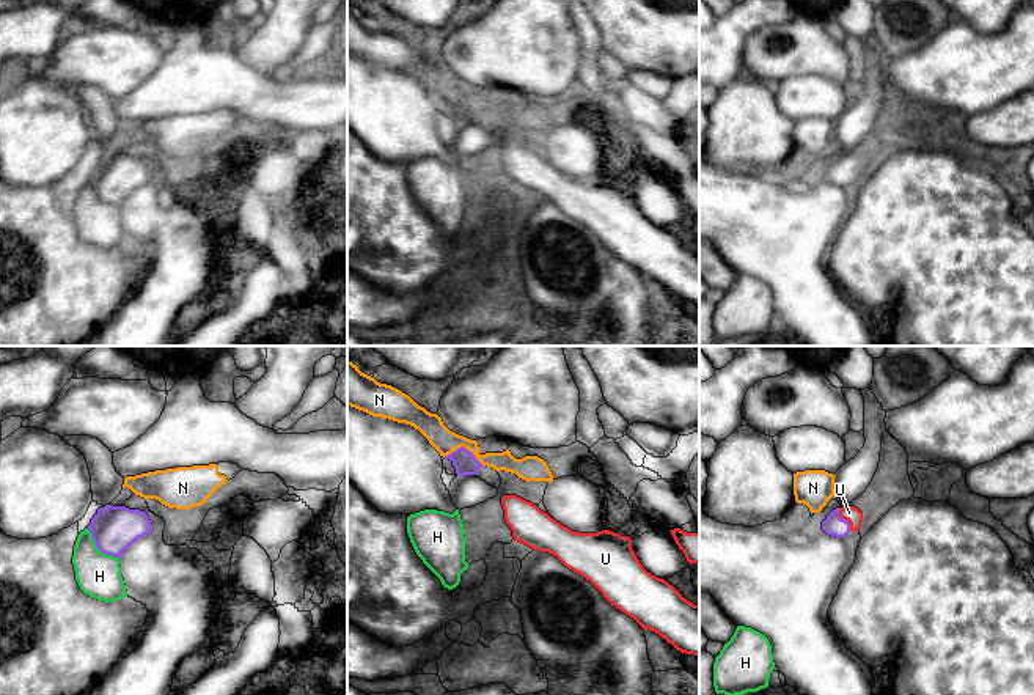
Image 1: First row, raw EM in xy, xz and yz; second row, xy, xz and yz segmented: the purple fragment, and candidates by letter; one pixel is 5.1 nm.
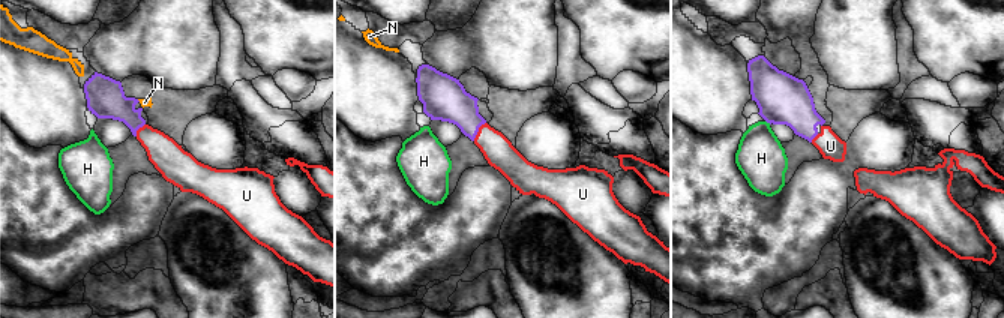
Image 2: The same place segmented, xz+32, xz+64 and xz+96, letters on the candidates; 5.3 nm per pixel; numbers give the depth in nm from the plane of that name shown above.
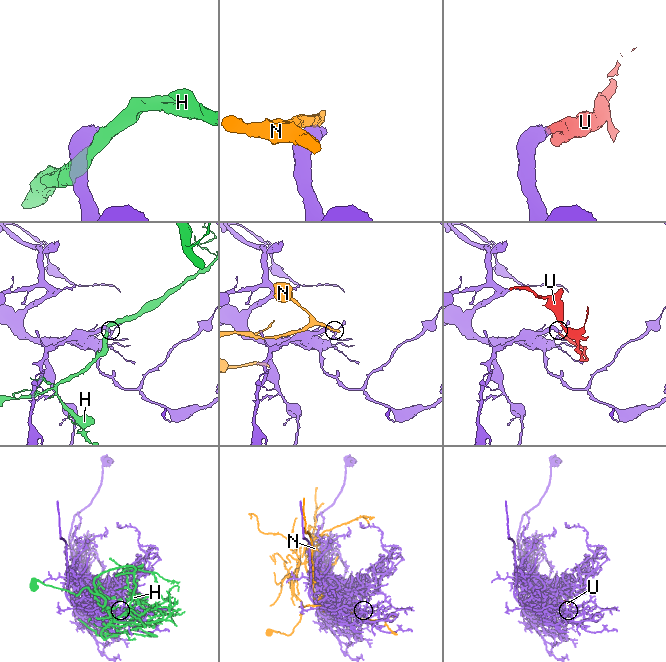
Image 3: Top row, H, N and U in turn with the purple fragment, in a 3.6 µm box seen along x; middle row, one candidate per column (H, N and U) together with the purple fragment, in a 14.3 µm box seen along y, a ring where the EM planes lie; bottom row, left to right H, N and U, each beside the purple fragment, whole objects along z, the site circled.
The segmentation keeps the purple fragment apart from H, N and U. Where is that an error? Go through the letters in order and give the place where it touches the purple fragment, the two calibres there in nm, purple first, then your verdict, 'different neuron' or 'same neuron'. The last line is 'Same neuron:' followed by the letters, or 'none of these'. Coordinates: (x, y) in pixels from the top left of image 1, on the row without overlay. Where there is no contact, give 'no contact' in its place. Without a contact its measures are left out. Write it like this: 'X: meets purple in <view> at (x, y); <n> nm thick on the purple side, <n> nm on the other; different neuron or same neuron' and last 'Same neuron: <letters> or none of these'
H: meets purple in xy at (99, 197); 240 nm thick on the purple side, 220 nm on the other; different neuron
N: meets purple in xz at (462, 95); 120 nm thick on the purple side, 120 nm on the other; different neuron
U: meets purple in yz at (844, 167); 100 nm thick on the purple side, 80 nm on the other; same neuron
Same neuron: U

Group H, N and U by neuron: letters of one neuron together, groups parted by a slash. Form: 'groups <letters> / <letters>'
groups H / N / U

